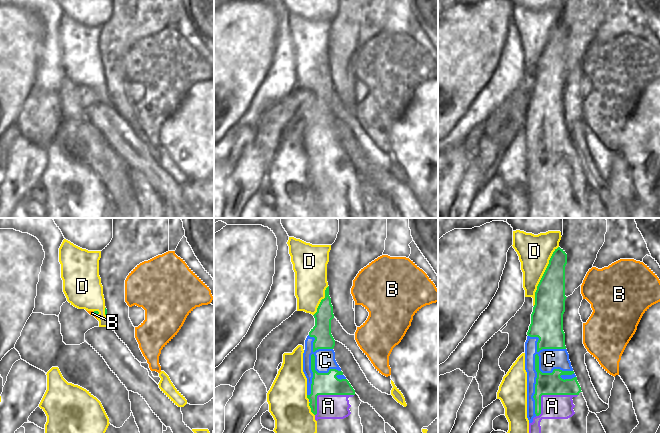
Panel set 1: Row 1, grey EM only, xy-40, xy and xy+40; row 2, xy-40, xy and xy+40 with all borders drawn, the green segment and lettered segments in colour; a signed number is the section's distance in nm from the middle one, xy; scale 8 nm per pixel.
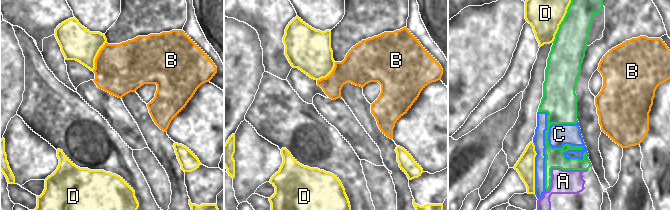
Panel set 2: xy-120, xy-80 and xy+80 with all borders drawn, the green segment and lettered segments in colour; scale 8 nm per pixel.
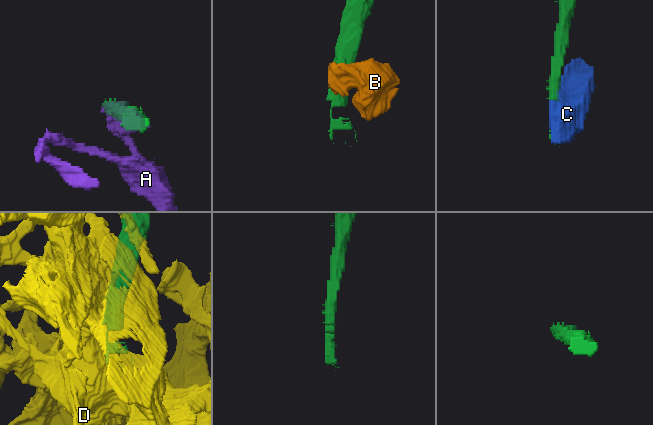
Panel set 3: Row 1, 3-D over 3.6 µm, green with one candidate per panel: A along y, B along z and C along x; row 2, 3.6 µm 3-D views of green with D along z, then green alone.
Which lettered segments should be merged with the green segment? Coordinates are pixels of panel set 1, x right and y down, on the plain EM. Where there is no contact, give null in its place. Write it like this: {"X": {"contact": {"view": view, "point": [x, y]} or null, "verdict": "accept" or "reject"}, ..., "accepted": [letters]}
{"A": {"contact": {"view": "xy+40", "point": [548, 170]}, "verdict": "reject"}, "B": {"contact": {"view": "xy-40", "point": [95, 89]}, "verdict": "reject"}, "C": {"contact": {"view": "xy+40", "point": [536, 147]}, "verdict": "reject"}, "D": {"contact": {"view": "xy+40", "point": [542, 52]}, "verdict": "reject"}, "accepted": []}

